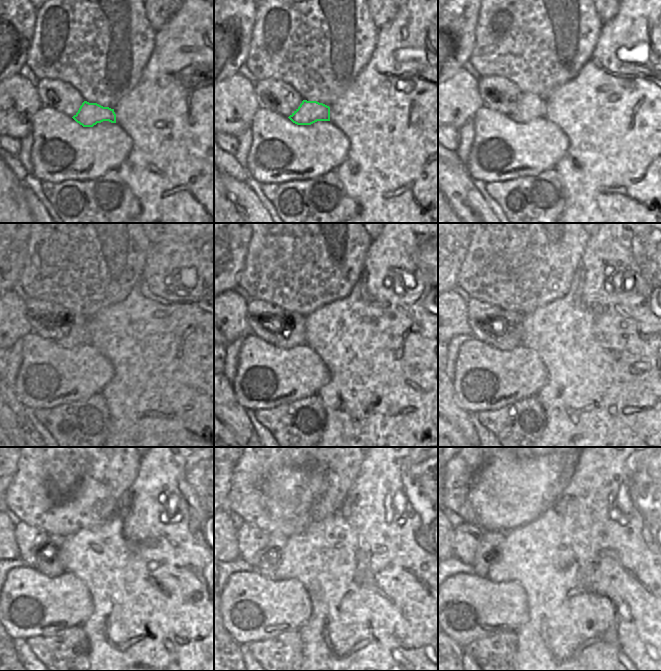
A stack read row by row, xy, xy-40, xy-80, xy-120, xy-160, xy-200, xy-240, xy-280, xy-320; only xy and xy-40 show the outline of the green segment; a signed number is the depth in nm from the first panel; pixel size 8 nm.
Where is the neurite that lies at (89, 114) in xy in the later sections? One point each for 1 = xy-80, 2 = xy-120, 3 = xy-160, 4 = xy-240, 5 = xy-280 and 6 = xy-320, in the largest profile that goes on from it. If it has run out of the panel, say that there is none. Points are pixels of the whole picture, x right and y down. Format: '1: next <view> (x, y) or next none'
1: next xy-80 (530, 106)
2: next xy-120 (77, 333)
3: next xy-160 (295, 334)
4: next xy-240 (49, 564)
5: next xy-280 (271, 554)
6: next xy-320 (488, 552)

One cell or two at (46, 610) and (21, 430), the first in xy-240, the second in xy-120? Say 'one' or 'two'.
two

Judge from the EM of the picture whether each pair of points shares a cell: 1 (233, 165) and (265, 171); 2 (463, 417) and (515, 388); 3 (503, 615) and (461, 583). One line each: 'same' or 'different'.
1: different
2: different
3: same

